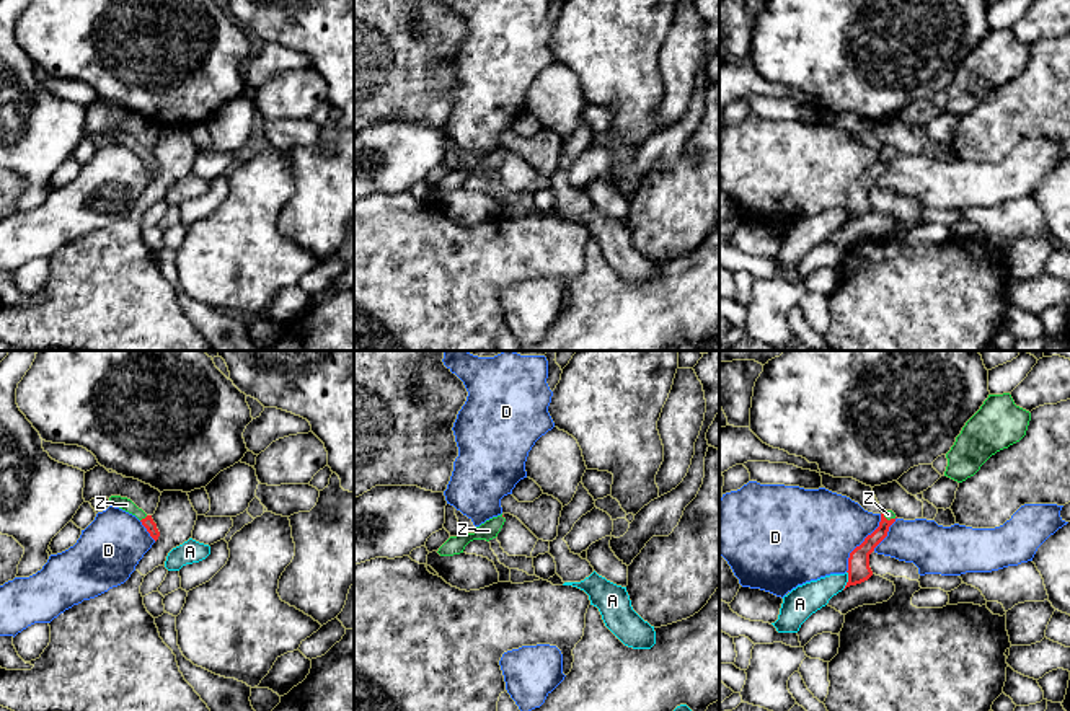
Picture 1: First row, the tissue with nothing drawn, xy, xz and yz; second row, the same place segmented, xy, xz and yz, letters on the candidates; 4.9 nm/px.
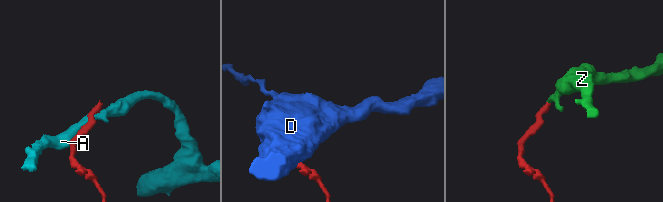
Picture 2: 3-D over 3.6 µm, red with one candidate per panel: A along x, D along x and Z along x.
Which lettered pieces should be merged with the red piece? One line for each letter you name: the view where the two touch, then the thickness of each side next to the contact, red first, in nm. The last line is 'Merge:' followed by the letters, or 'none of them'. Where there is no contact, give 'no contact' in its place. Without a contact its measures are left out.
Z: contact in xy; calibres 60 and 70 nm
Merge: Z

